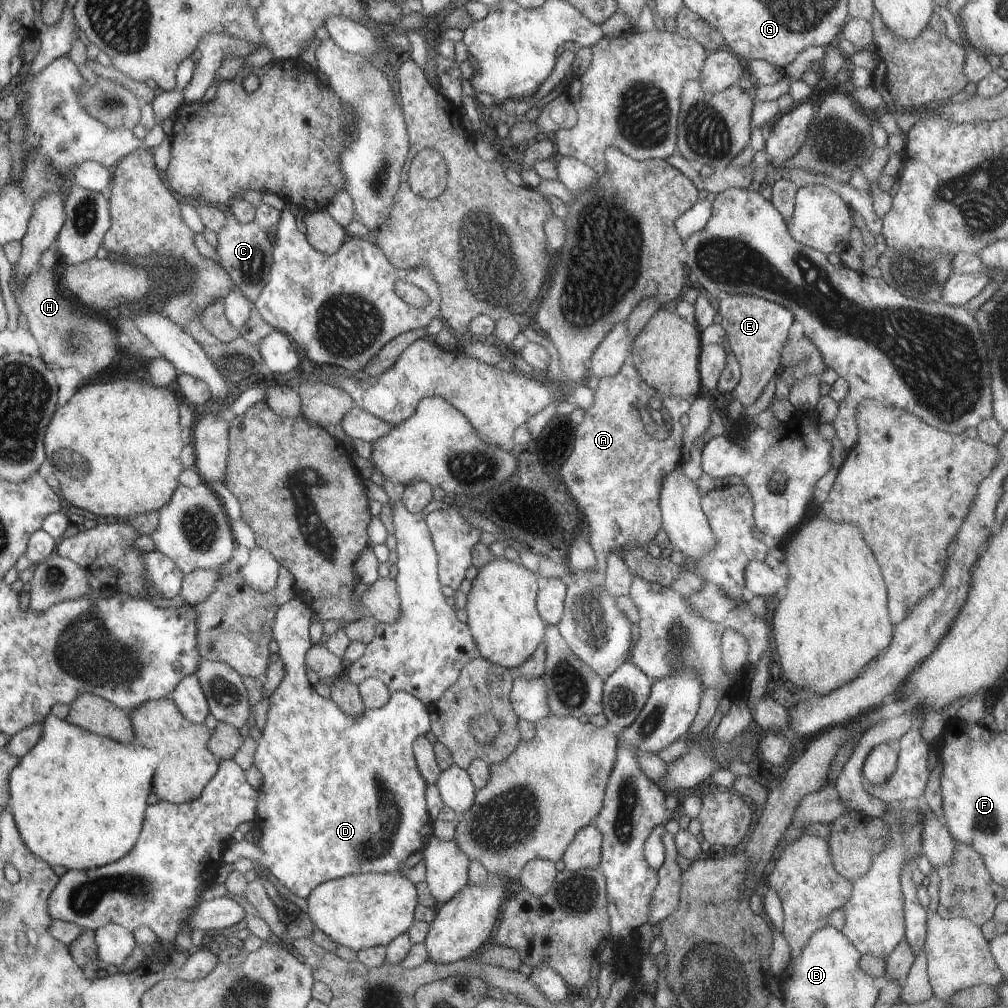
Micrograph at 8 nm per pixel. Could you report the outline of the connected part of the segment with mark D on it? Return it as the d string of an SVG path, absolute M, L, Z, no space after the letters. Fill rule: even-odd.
M295 597L286 603L280 603L279 612L275 617L274 626L274 640L278 644L280 651L278 656L284 664L286 675L282 678L282 682L270 698L270 709L266 718L264 728L260 730L261 736L257 742L256 752L254 753L254 767L256 767L262 774L263 783L260 786L260 793L258 798L258 814L256 814L255 826L260 832L258 840L254 843L252 840L241 841L232 846L224 854L224 863L236 862L240 858L247 857L256 862L260 871L271 872L274 878L280 881L282 886L285 886L291 893L300 898L308 898L311 893L324 885L324 882L330 880L340 879L354 874L367 873L398 873L400 868L404 866L406 858L412 856L414 852L422 851L425 848L426 840L432 834L432 824L430 824L430 816L426 812L426 800L424 800L424 792L426 792L426 782L416 766L416 760L413 754L414 740L420 736L426 735L431 731L431 714L429 706L420 702L414 695L408 694L405 691L392 691L390 699L382 708L364 708L364 712L360 716L351 716L343 712L343 708L334 703L330 698L320 696L314 686L310 684L307 678L307 653L313 646L309 628L312 624L311 609L299 597Z

